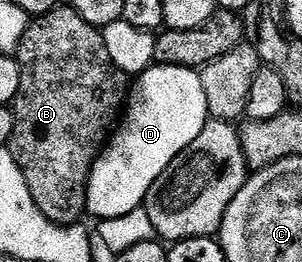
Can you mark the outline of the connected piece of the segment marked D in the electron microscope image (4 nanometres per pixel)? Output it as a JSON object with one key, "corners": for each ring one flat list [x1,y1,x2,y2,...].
{"corners":[[153,65,135,76,126,100,126,110,104,150,92,164,88,178,87,214,102,220,141,210,150,185,158,181,162,169,166,169,166,165,170,165,170,161,174,161,174,157,178,157,178,153,182,153,182,149,202,133,208,122,206,92,202,89,199,70]]}

